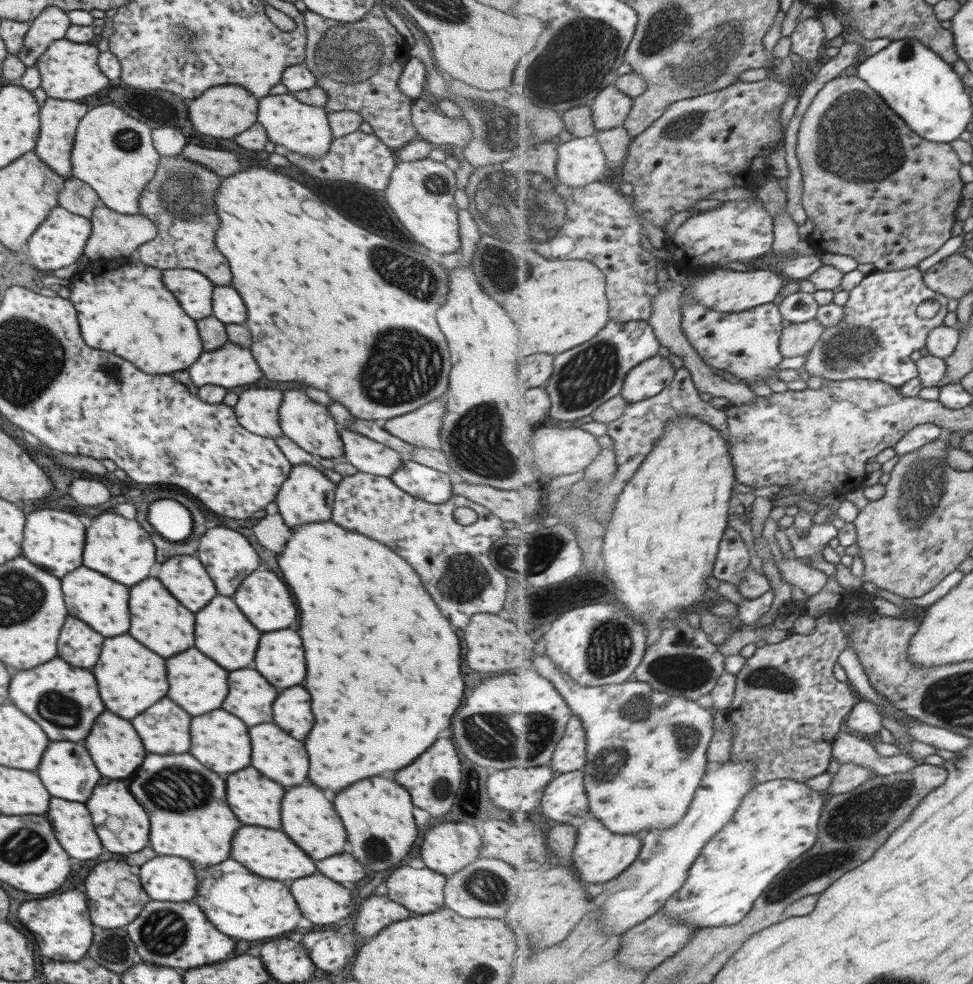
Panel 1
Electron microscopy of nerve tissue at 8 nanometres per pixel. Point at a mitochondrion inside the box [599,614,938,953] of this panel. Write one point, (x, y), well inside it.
(850, 824)

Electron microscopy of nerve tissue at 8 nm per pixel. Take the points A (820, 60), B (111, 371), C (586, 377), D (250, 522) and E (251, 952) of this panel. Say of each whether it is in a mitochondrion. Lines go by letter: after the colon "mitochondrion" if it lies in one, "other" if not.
A: other
B: mitochondrion
C: mitochondrion
D: other
E: other

